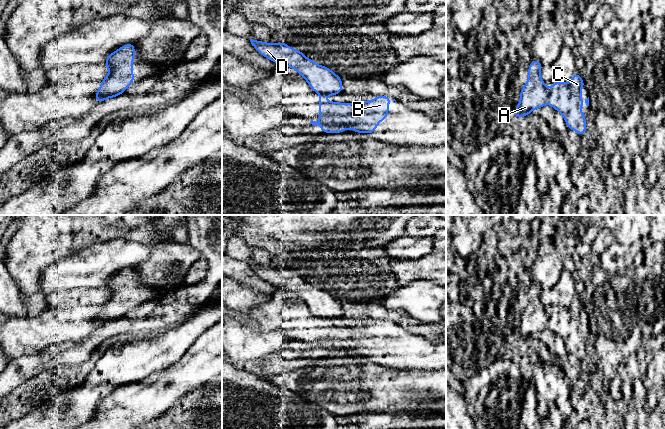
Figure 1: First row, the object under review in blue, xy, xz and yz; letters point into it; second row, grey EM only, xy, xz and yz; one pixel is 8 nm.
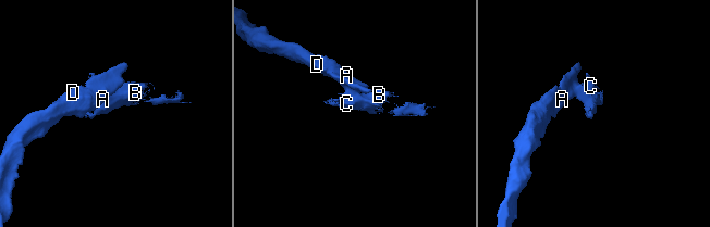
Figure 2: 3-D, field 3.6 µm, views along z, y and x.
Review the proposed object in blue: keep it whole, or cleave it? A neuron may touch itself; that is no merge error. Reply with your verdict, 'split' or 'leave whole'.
split

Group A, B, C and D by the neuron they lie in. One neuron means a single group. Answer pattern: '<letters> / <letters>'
A D / B C

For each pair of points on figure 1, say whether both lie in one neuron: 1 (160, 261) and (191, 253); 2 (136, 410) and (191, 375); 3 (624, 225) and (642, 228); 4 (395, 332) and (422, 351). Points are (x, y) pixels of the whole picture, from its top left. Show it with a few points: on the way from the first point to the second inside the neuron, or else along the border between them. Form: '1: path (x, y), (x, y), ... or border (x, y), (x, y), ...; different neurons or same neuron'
1: path (168, 261), (183, 255); same neuron
2: path (150, 398), (161, 390), (169, 389), (177, 381); same neuron
3: path (628, 225), (638, 225); same neuron
4: path (402, 339), (415, 351); same neuron

